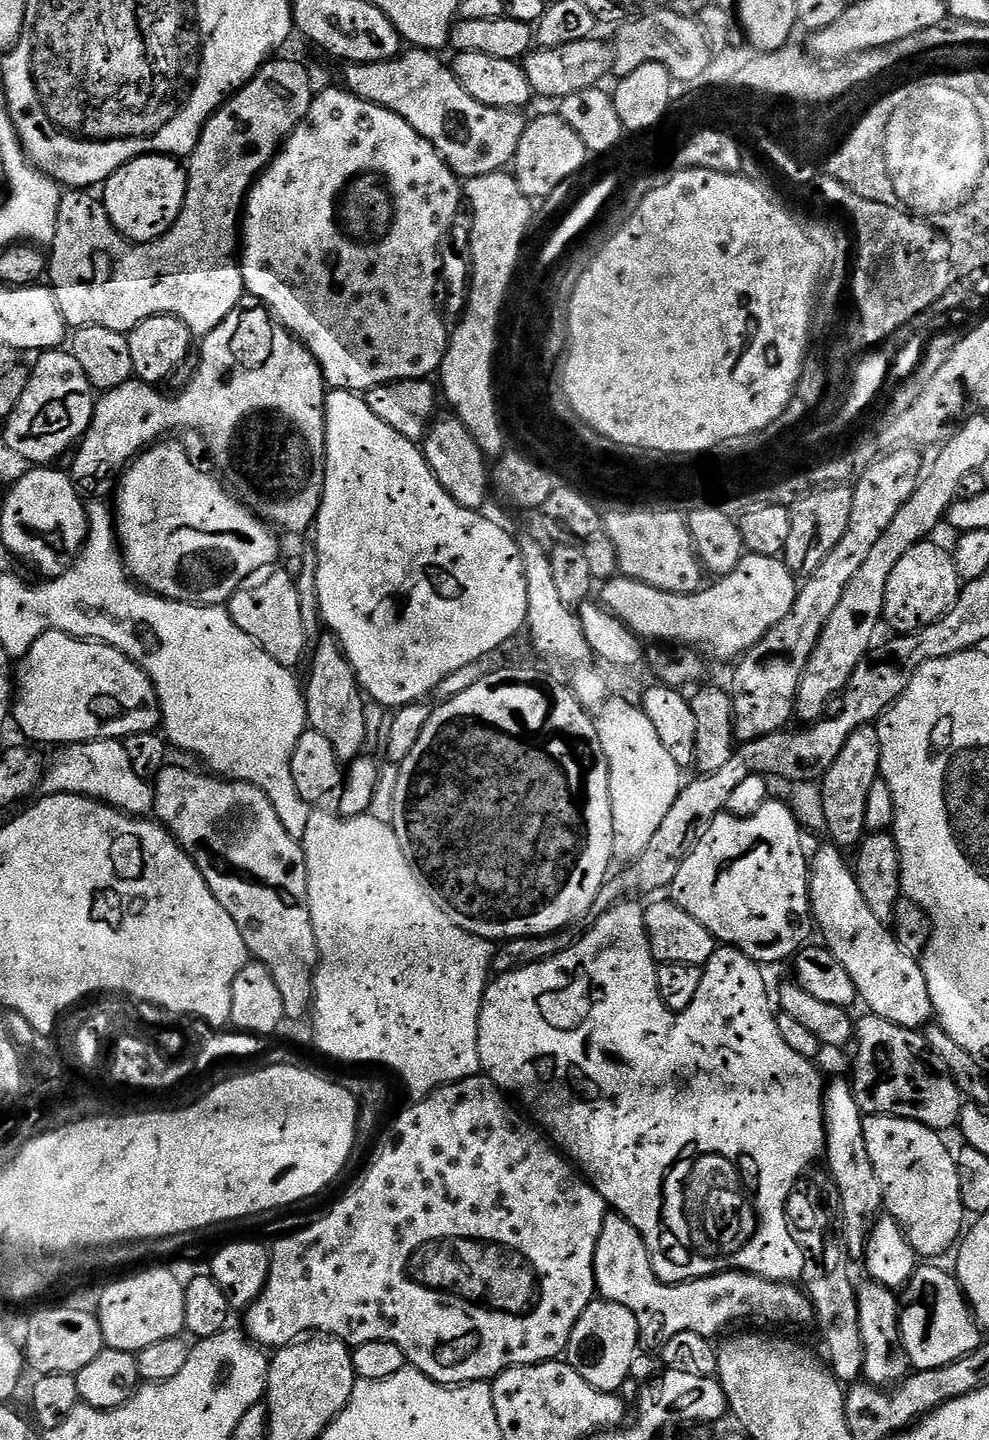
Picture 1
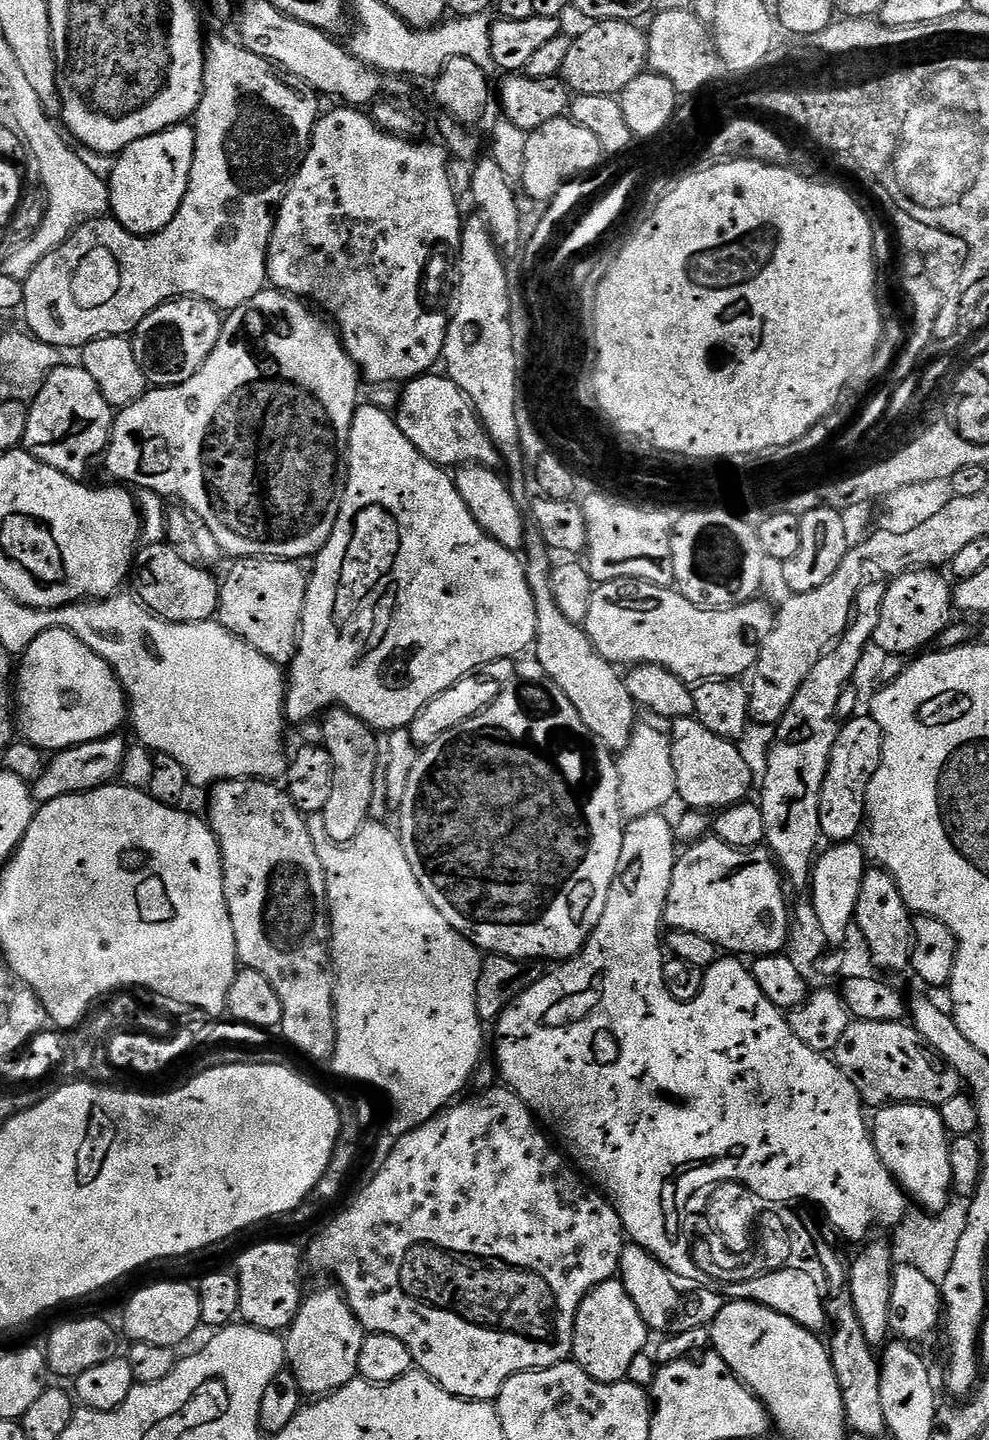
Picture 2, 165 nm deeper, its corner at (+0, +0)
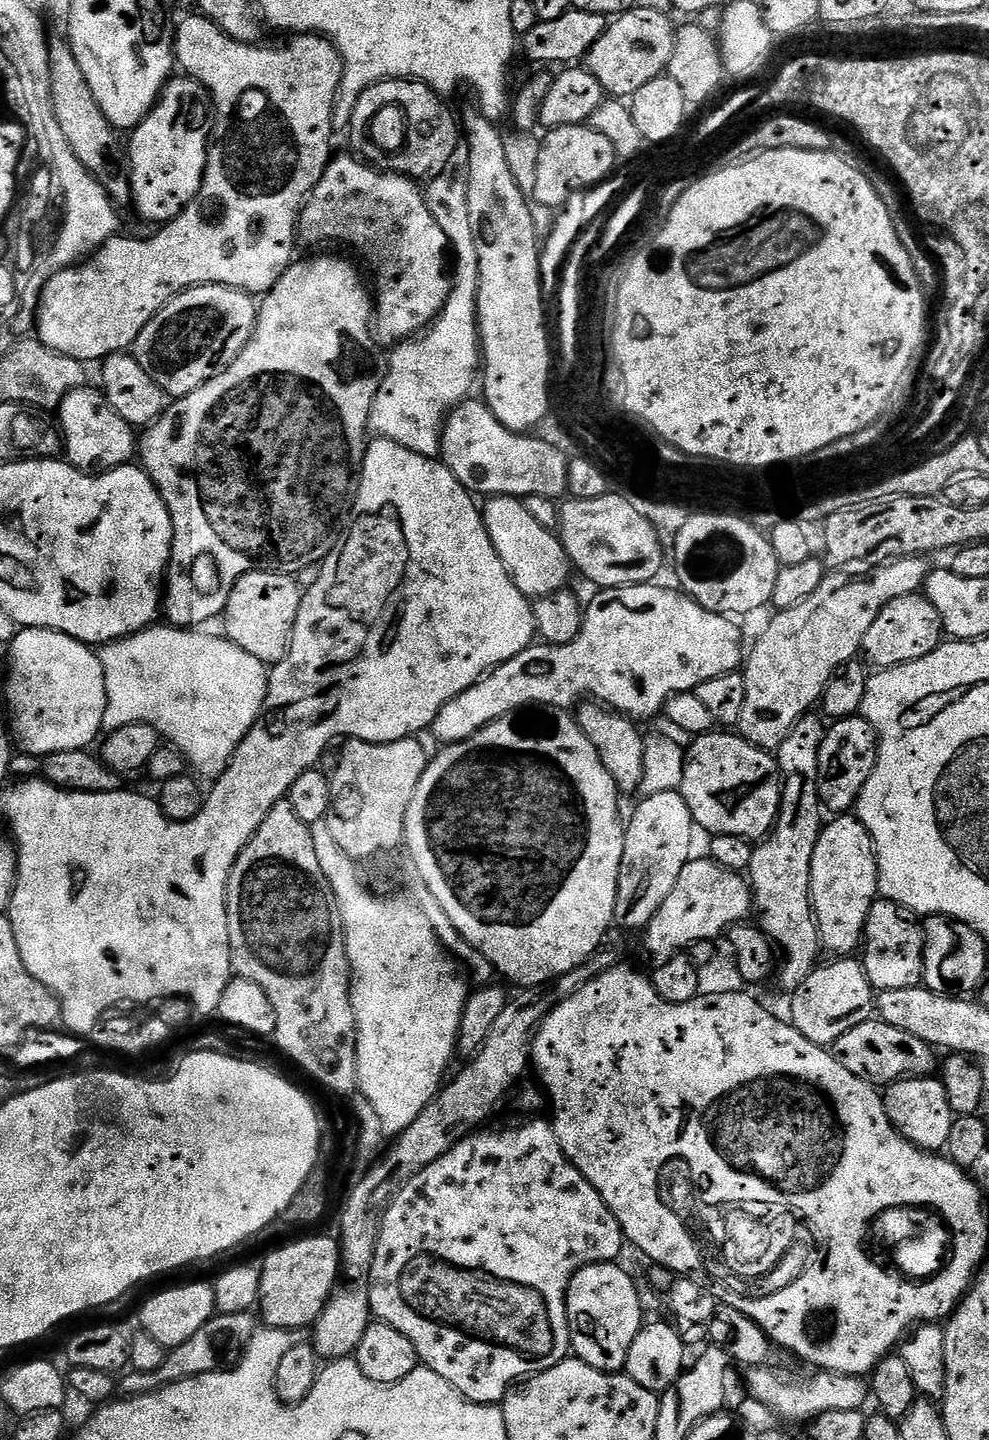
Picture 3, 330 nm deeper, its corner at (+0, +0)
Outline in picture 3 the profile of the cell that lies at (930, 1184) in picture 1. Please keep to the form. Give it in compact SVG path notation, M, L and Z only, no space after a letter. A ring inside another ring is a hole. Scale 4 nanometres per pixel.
M909 1076L887 1085L882 1095L890 1122L911 1144L923 1148L926 1152L939 1153L947 1149L954 1113L943 1079L932 1076Z

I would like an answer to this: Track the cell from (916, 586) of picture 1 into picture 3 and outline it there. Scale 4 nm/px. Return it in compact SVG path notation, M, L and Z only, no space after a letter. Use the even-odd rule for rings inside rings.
M903 596L894 598L894 602L887 604L878 618L874 618L870 630L866 630L862 652L865 657L868 655L869 665L876 664L872 666L880 670L893 668L918 658L926 658L926 654L940 647L944 635L944 623L940 621L938 610L934 610L927 596Z

